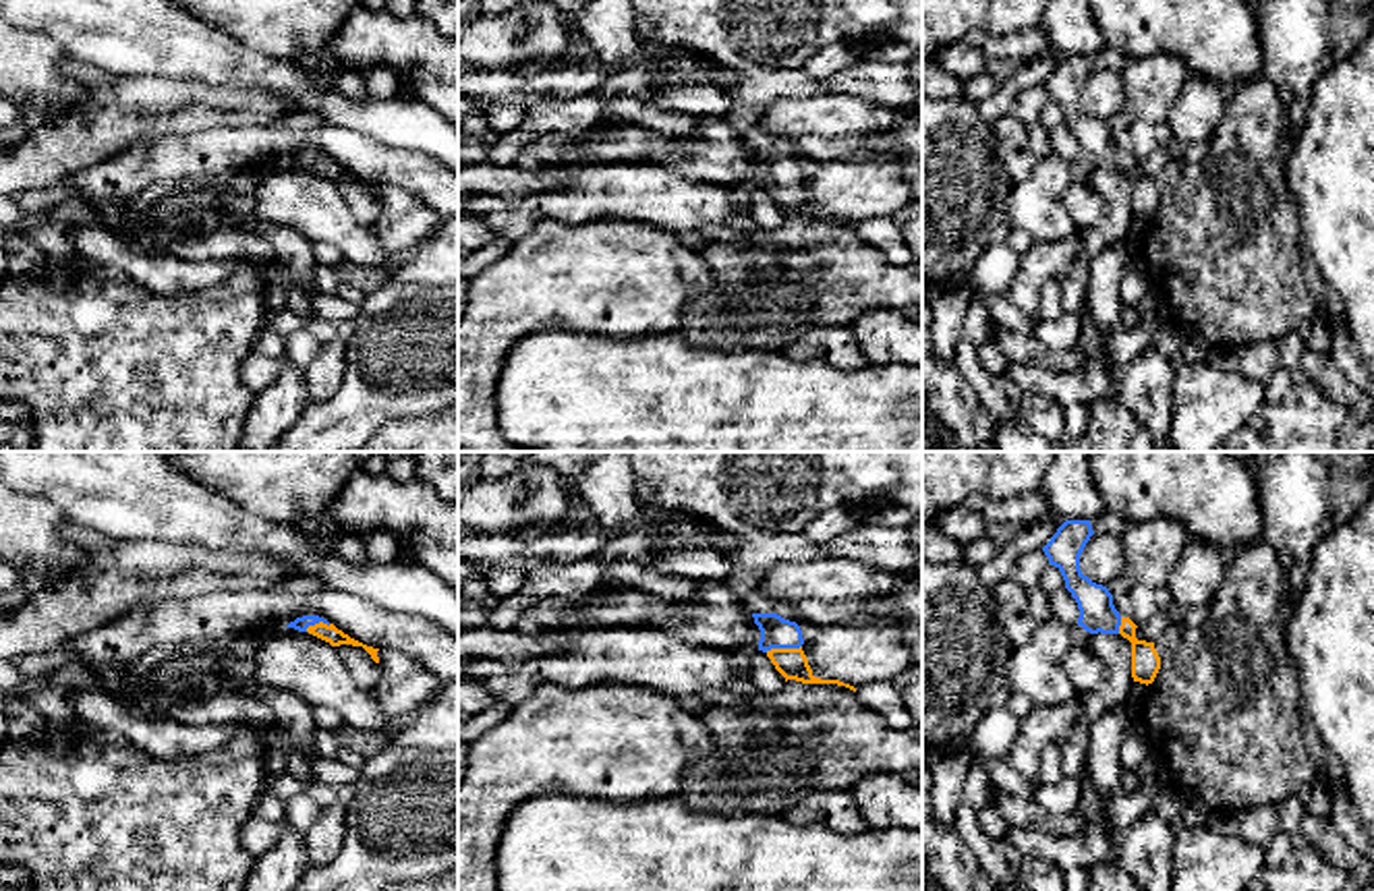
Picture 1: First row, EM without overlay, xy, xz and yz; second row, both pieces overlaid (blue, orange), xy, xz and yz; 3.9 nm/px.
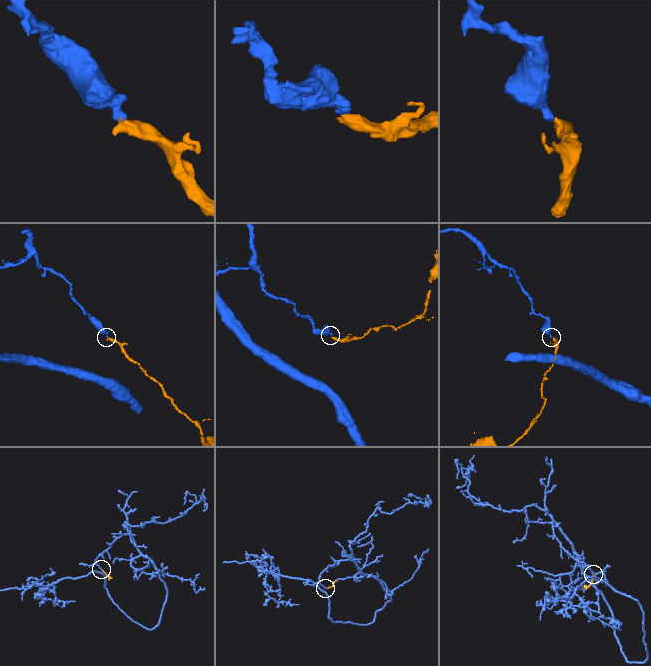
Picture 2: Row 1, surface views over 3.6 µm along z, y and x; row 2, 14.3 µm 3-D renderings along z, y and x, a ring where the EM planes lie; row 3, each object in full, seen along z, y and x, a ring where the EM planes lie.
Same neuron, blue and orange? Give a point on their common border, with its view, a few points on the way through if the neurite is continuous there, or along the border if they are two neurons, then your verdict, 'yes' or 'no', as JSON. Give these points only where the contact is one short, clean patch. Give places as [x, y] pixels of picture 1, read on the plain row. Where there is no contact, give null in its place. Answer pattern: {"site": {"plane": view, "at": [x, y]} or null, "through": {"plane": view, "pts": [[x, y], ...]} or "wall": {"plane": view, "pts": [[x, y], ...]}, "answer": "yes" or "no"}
{"site": {"plane": "xz", "at": [782, 183]}, "answer": "yes"}

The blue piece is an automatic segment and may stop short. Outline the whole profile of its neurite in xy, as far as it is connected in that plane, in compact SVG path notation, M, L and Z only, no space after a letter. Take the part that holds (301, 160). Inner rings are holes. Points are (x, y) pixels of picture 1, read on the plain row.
M319 151L296 153L286 164L294 164L298 168L309 168L309 170L330 178L332 182L340 182L340 180L363 182L371 191L371 195L375 199L379 199L379 193L377 193L379 184L367 182L367 180L350 174L348 170L344 170L342 166L338 166L334 160L330 160L327 155L323 155Z

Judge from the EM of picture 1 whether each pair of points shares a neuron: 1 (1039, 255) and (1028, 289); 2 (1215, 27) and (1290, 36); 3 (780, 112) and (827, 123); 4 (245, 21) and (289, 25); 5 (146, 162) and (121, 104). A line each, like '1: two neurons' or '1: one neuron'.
1: one neuron
2: two neurons
3: one neuron
4: one neuron
5: two neurons

